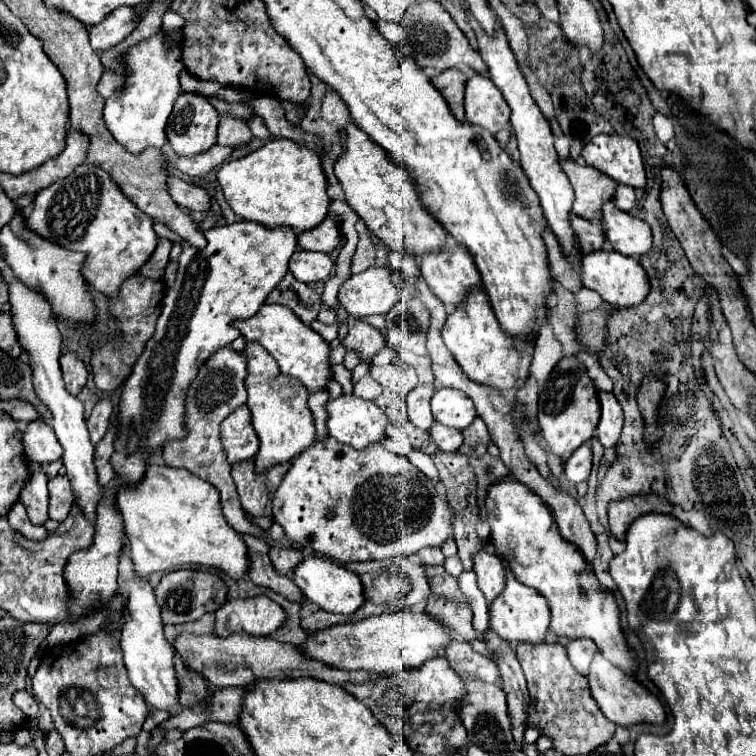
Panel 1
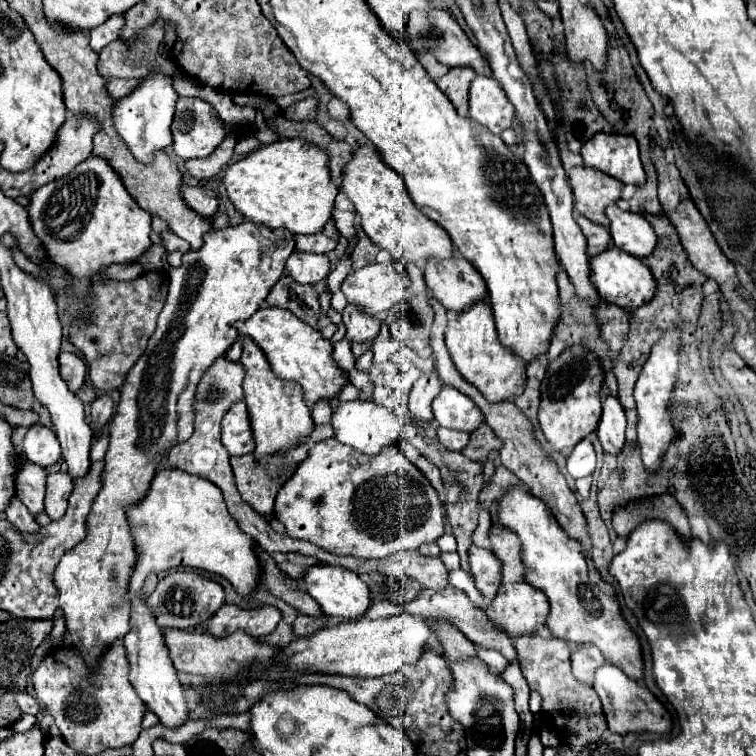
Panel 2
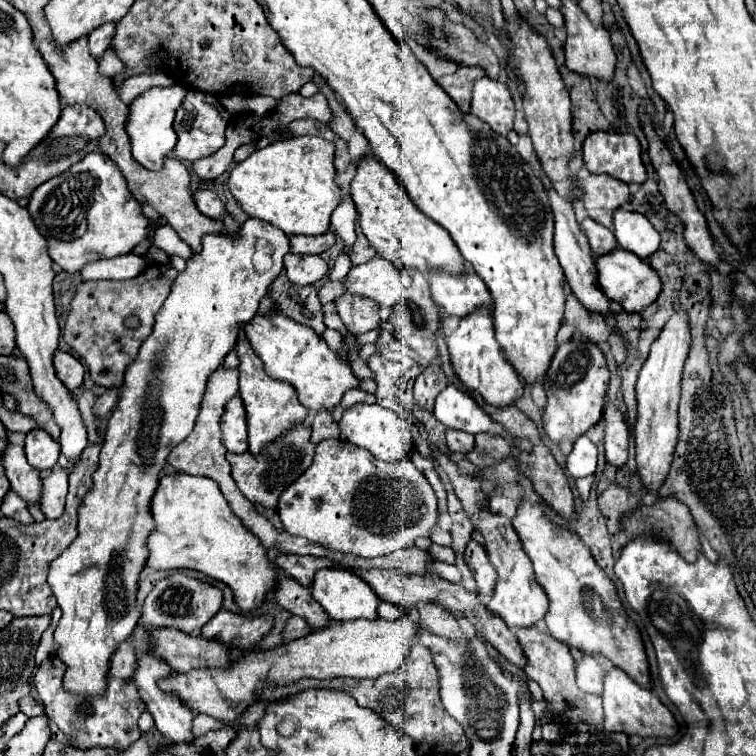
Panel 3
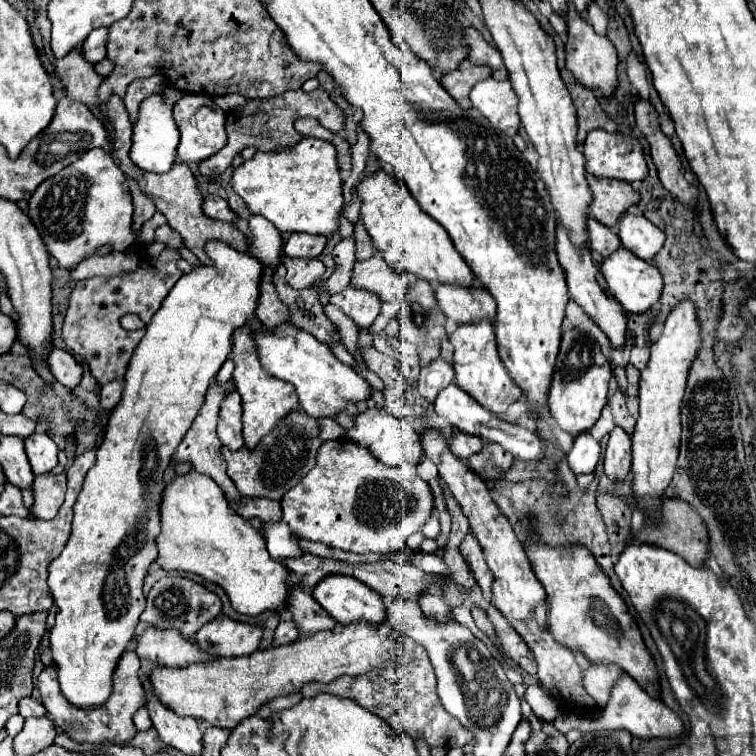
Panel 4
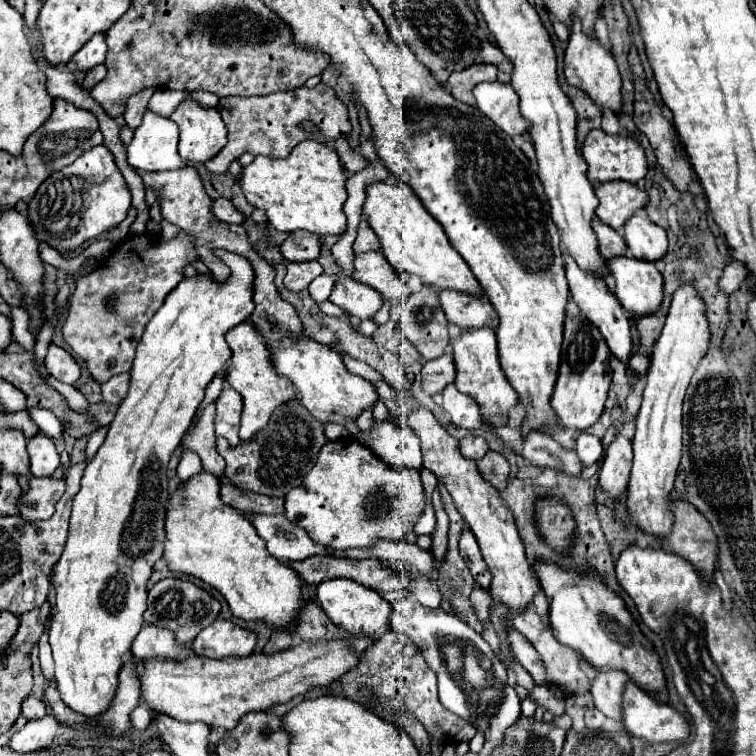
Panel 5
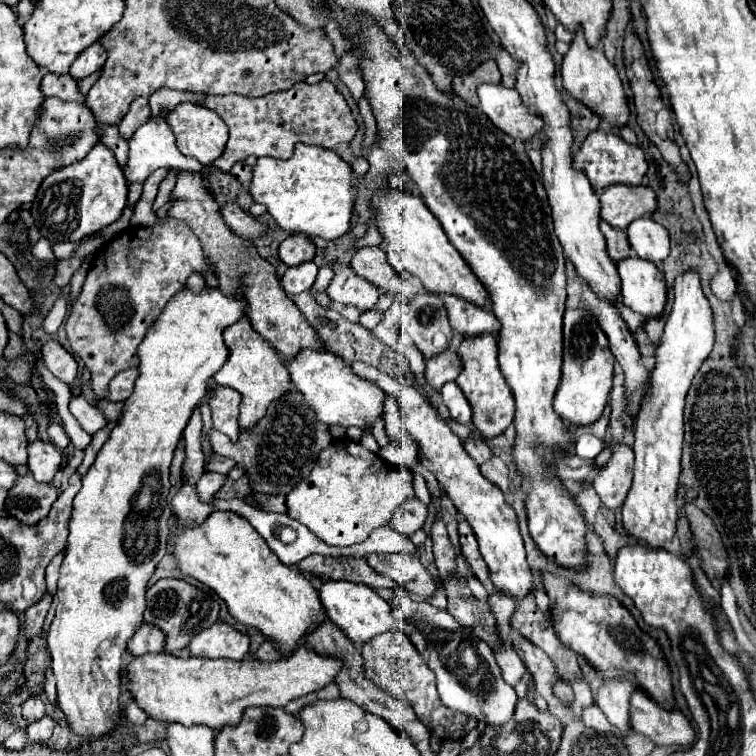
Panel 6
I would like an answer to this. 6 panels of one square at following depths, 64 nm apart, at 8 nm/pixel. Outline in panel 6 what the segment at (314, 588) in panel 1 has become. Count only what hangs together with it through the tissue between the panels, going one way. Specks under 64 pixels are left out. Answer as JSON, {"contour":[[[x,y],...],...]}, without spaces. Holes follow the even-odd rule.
{"contour":[[[328,580],[320,588],[320,600],[326,610],[326,616],[340,630],[344,630],[344,634],[352,642],[368,642],[376,634],[382,634],[382,632],[396,628],[396,622],[392,620],[392,614],[390,614],[390,604],[364,584],[354,584],[354,582],[346,582],[346,580],[338,580],[338,582]]]}

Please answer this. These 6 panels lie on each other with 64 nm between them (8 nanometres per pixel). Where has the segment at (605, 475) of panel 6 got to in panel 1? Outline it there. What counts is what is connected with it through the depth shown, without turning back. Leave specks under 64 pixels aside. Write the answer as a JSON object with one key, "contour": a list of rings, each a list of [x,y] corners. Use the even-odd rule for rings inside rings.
{"contour":[[[598,390],[598,400],[600,400],[600,424],[596,430],[598,440],[602,442],[604,448],[614,448],[616,440],[620,436],[622,424],[624,424],[624,416],[622,416],[622,408],[618,404],[618,400],[614,398],[612,392],[602,392]]]}

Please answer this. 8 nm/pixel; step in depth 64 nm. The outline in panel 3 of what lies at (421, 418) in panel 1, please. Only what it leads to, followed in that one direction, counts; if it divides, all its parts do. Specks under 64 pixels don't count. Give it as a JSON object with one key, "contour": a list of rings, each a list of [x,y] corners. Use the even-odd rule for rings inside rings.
{"contour":[[[430,364],[422,370],[422,374],[416,378],[414,384],[414,400],[416,404],[426,410],[432,412],[434,408],[434,398],[446,388],[446,376],[442,372],[442,368],[438,364]]]}

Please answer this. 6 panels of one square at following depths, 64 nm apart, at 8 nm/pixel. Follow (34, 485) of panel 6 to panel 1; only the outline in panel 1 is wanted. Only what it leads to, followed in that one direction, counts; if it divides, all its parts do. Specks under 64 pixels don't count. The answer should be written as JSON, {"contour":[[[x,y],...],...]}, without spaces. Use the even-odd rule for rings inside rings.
{"contour":[[[56,476],[48,482],[48,490],[50,490],[50,518],[52,520],[66,520],[70,510],[72,510],[72,490],[70,490],[70,482],[66,476]]]}

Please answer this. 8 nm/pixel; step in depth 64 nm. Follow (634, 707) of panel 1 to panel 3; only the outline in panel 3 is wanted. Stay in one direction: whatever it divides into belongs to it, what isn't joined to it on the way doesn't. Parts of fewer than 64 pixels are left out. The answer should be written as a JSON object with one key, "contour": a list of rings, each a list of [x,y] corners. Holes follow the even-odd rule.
{"contour":[[[612,668],[604,676],[604,690],[602,690],[602,700],[604,700],[604,724],[600,726],[590,726],[589,724],[578,724],[572,728],[579,733],[597,731],[624,732],[628,736],[638,734],[642,738],[646,736],[660,736],[660,738],[670,738],[678,732],[678,722],[674,714],[654,696],[650,690],[640,688],[634,680],[626,676],[624,670]]]}

